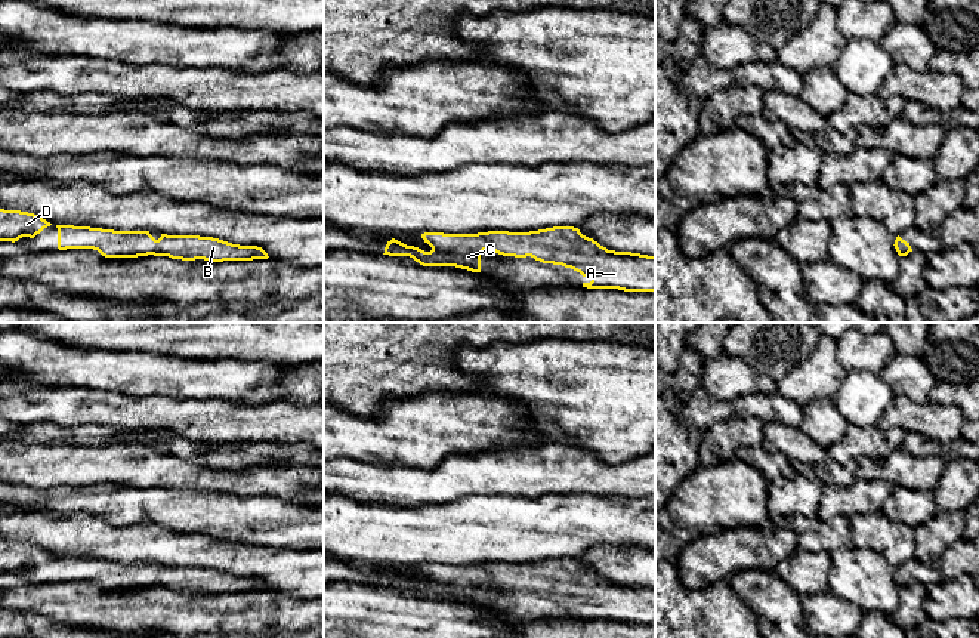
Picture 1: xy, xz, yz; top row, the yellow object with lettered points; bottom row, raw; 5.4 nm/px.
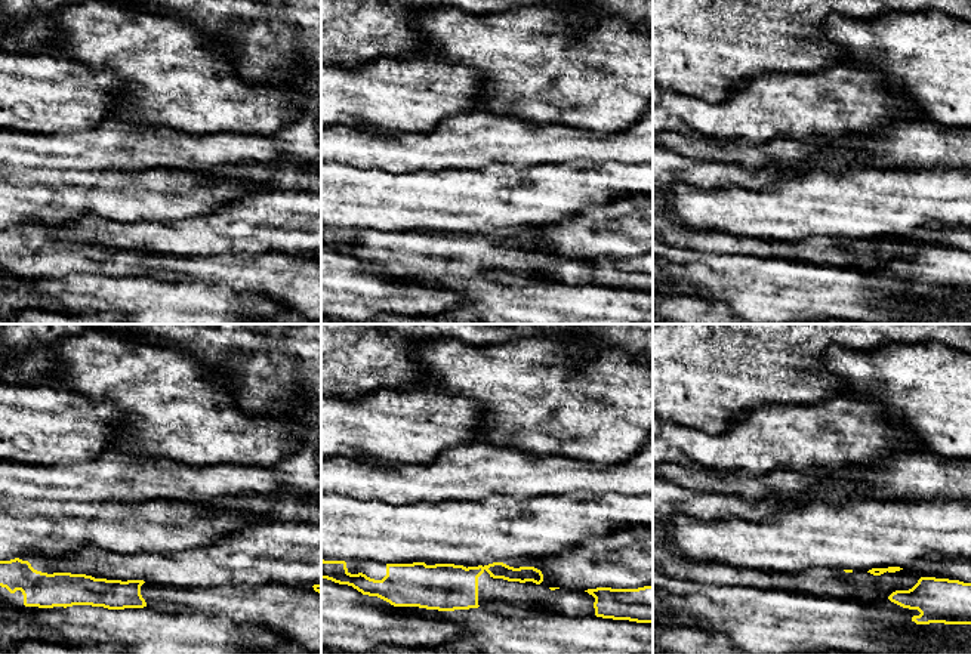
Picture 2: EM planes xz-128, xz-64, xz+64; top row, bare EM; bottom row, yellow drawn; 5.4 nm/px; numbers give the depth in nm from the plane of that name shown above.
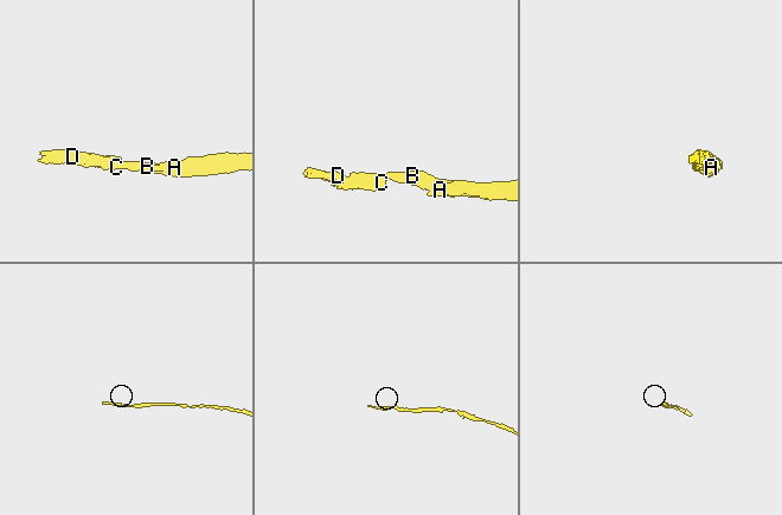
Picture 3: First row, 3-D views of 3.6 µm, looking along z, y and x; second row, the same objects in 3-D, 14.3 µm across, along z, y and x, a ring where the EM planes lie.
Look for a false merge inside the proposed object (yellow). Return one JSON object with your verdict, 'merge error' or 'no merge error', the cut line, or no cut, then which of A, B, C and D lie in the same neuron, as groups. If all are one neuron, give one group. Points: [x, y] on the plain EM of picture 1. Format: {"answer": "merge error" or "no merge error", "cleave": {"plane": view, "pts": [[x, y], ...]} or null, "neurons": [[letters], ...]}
{"answer": "no merge error", "cleave": null, "neurons": [["A", "B", "C", "D"]]}

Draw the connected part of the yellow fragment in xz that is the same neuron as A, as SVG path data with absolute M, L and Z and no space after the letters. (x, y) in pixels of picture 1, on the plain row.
M574 558L529 564L424 564L421 570L432 579L430 583L392 570L383 586L410 588L423 598L455 598L481 604L481 585L491 580L503 588L531 588L543 595L571 600L592 611L583 614L587 620L655 623L655 588L608 582Z

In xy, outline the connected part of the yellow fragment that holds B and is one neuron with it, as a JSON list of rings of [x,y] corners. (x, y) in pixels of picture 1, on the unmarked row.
[[[56,557],[58,580],[93,580],[105,589],[169,588],[210,594],[268,591],[257,577],[232,576],[213,568],[167,567],[155,571],[149,563],[114,563],[90,558]]]

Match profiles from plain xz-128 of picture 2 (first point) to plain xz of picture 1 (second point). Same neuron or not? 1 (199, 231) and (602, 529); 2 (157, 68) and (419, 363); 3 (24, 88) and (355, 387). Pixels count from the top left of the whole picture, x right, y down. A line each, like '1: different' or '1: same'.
1: different
2: different
3: different

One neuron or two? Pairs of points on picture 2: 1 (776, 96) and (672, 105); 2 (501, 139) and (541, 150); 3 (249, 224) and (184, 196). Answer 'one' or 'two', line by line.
1: one
2: one
3: two

